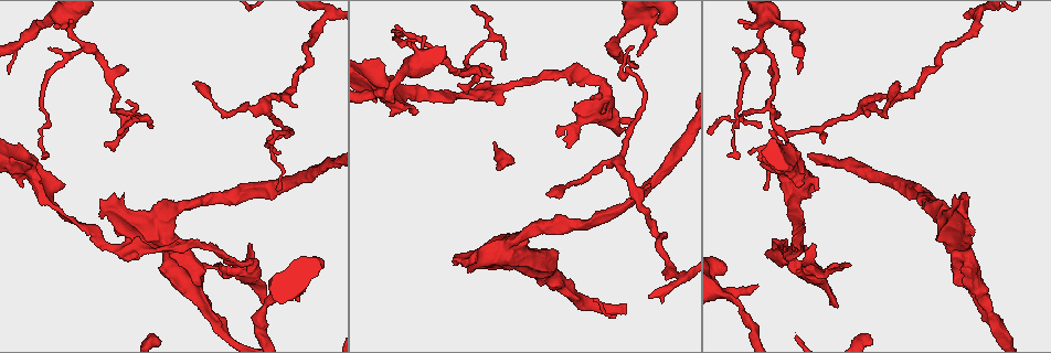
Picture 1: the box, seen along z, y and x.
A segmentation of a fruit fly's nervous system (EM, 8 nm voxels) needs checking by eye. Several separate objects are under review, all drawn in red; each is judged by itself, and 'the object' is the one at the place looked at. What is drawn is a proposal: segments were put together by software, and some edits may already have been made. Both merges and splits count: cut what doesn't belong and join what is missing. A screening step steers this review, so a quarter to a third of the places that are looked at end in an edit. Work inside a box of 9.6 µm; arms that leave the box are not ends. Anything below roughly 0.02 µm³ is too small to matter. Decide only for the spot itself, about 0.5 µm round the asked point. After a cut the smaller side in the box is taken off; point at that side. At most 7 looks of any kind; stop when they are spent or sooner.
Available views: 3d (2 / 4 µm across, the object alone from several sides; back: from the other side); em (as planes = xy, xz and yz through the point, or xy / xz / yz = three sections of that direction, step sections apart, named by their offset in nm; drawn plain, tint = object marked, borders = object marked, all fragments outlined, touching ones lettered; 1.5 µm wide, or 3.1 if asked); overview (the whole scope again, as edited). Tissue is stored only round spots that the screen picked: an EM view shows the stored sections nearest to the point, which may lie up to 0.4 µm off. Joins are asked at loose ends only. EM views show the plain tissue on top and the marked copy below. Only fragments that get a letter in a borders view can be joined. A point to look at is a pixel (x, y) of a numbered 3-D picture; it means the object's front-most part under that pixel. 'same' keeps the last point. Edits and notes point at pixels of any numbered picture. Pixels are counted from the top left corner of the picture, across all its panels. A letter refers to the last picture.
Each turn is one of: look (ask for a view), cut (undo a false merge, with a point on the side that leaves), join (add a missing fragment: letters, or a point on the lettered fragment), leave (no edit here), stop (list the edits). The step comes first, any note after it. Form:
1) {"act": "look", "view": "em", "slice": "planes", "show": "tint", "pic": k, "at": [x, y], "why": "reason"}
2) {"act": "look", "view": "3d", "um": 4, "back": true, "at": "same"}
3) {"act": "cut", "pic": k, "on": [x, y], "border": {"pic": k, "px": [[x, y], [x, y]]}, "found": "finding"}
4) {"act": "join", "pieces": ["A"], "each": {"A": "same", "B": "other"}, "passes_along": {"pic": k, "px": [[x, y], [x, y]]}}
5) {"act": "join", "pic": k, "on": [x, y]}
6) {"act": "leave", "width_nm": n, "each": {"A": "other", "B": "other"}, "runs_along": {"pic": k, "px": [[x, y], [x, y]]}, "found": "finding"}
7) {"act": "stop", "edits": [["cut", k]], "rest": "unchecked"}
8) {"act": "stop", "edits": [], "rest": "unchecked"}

{"act": "look", "view": "em", "slice": "planes", "show": "borders", "pic": 1, "at": [46, 197], "why": "three-way junction"}

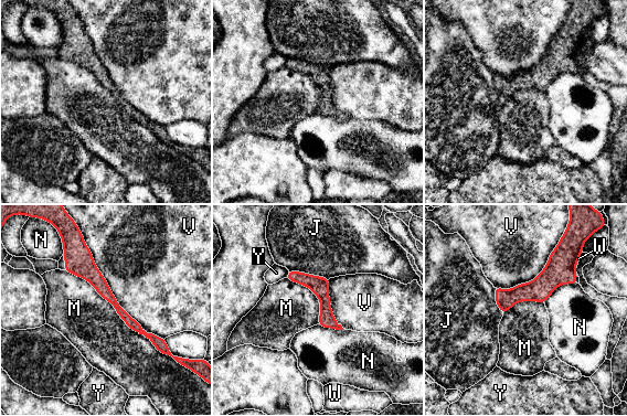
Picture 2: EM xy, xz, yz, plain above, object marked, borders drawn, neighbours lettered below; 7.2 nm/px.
{"act": "leave", "width_nm": 120, "each": {"J": "other", "M": "other", "N": "other", "V": "other", "W": "other", "Y": "other"}, "border": {"pic": 2, "px": [[73, 220], [118, 304], [163, 339]]}, "found": "one neuron here"}

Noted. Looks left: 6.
{"act": "look", "view": "em", "slice": "planes", "show": "tint", "pic": 1, "at": [150, 252], "why": "thick turns thin"}

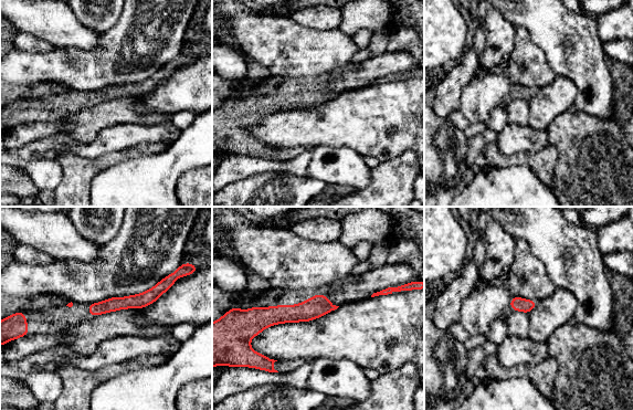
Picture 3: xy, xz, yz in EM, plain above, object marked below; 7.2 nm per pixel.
{"act": "look", "view": "em", "slice": "planes", "show": "borders", "at": "same"}

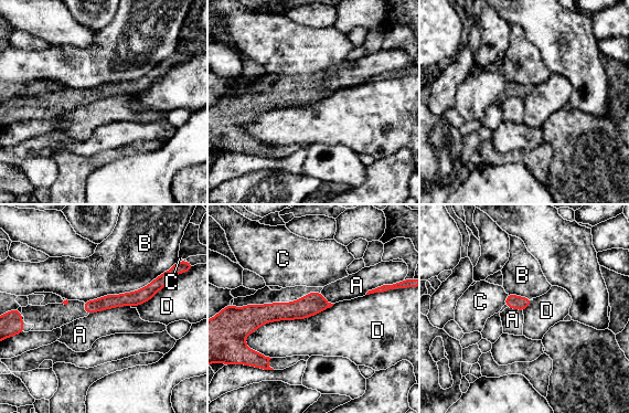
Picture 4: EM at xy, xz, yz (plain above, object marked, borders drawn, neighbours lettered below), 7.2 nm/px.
{"act": "leave", "width_nm": 90, "each": {"A": "other", "B": "other", "C": "other", "D": "other"}, "runs_along": {"pic": 4, "px": [[327, 305], [254, 316], [221, 316]]}, "found": "all the same neuron"}

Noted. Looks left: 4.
{"act": "look", "view": "3d", "um": 2, "pic": 1, "at": [639, 55]}

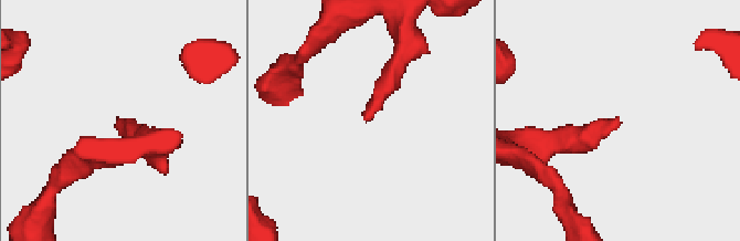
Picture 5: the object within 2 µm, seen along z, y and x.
{"act": "look", "view": "em", "slice": "yz", "step": 8, "show": "tint", "pic": 5, "at": [118, 118], "why": "shape alone is not enough"}

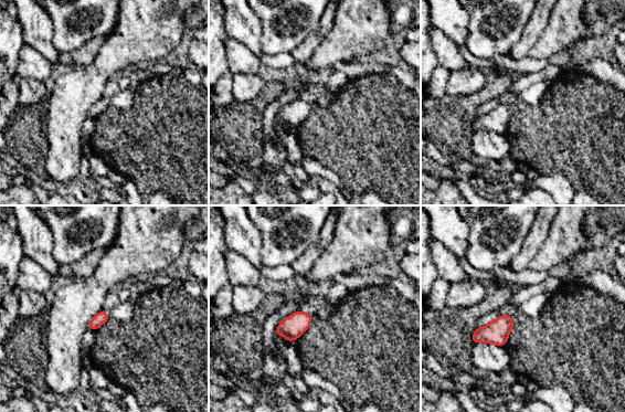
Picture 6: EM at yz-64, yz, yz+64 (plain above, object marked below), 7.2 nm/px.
{"act": "look", "view": "em", "slice": "planes", "show": "borders", "at": "same", "why": "another direction"}

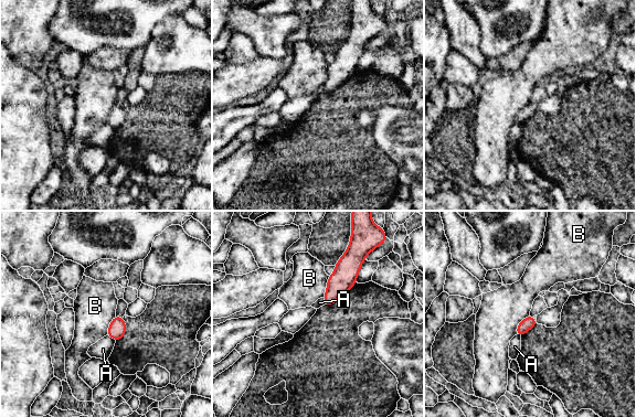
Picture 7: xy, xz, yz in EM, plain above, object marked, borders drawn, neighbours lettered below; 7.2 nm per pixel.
{"act": "leave", "longest_contact_nm": ["B", 190], "each": {"A": "other", "B": "other"}, "border": {"pic": 7, "px": [[529, 314], [518, 324], [515, 334]]}, "found": "none of them fits"}

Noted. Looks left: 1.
{"act": "stop", "edits": [], "rest": "unchecked"}

